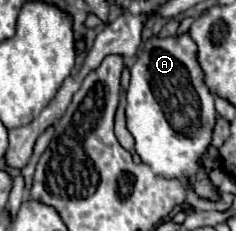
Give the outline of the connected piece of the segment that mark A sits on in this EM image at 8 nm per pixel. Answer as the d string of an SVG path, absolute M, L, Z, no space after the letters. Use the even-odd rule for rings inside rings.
M189 34L179 38L149 38L141 44L137 62L131 68L131 84L127 90L127 130L135 138L135 152L157 176L189 180L191 190L203 198L217 202L219 188L209 180L209 172L201 164L217 122L215 98L203 84L197 64L197 46Z

